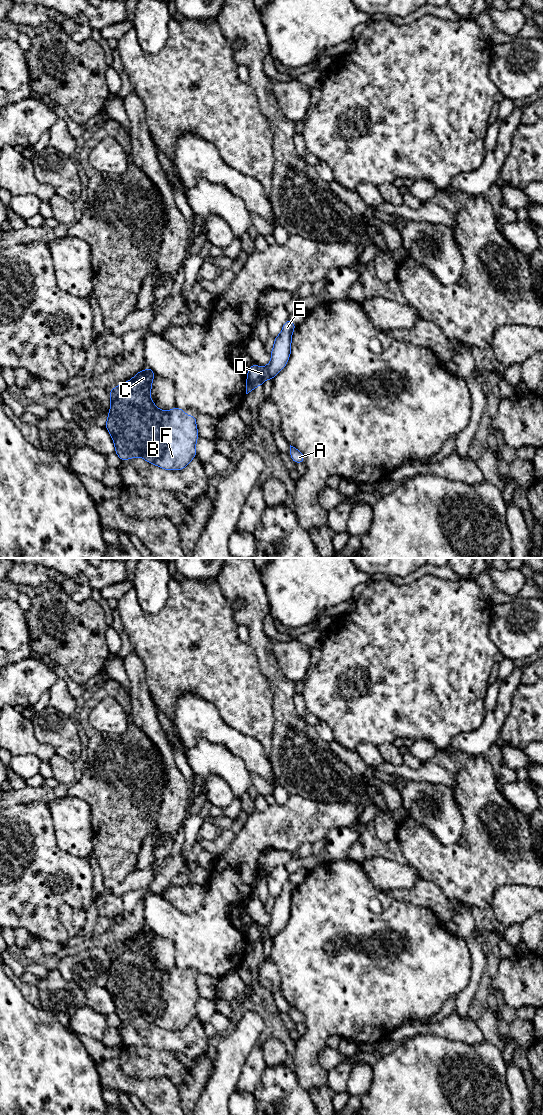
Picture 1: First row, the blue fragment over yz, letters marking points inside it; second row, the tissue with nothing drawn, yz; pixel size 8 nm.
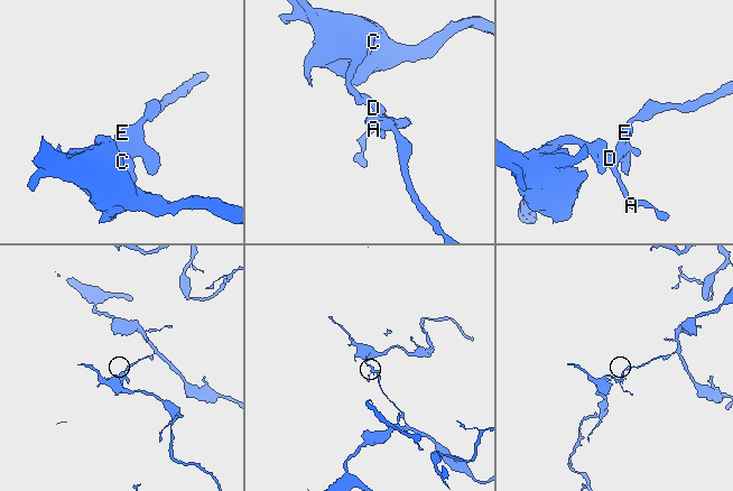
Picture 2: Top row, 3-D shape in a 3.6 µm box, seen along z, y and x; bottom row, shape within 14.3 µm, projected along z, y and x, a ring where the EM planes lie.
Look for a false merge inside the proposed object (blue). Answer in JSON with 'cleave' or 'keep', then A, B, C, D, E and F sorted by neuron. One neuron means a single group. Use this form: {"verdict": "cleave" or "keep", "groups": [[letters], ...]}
{"verdict": "cleave", "groups": [["A", "D", "E"], ["B", "C", "F"]]}

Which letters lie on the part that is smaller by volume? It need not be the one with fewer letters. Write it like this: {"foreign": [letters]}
{"foreign": ["B", "C", "F"]}

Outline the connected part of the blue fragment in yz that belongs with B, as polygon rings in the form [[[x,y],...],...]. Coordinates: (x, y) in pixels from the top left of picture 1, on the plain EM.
[[[147,927],[109,951],[111,966],[105,987],[121,1021],[141,1017],[165,1030],[182,1030],[197,1016],[196,1001],[199,994],[196,976],[187,976],[183,969],[177,967],[169,971],[156,967],[150,957],[154,935],[155,932]]]

